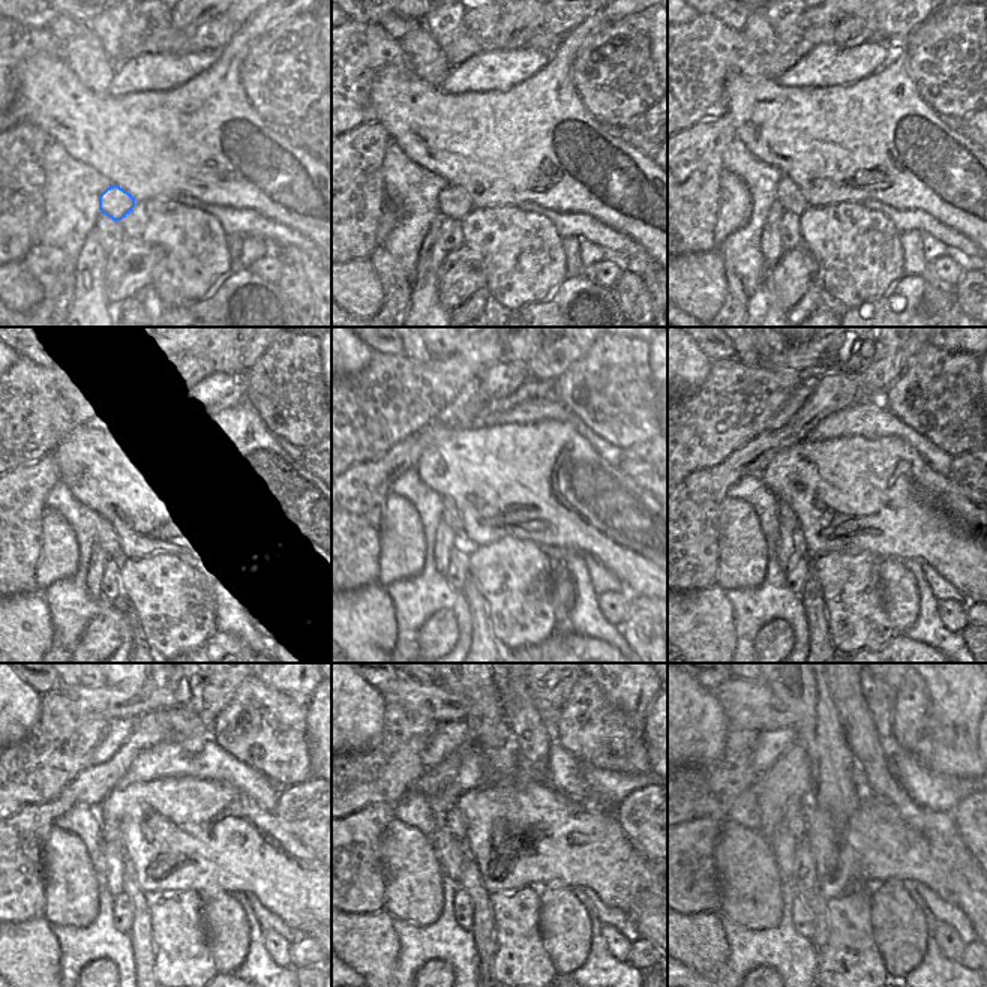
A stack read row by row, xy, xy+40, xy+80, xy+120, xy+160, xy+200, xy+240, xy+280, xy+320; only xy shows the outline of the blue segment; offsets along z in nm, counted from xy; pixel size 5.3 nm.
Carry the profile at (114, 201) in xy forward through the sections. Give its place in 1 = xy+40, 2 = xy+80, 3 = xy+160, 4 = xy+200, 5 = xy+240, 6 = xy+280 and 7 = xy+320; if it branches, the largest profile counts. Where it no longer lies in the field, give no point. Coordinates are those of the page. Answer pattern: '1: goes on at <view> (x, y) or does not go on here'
1: goes on at xy+40 (453, 203)
2: goes on at xy+80 (788, 195)
3: goes on at xy+160 (452, 518)
4: goes on at xy+200 (788, 518)
5: goes on at xy+240 (111, 839)
6: goes on at xy+280 (455, 821)
7: goes on at xy+320 (794, 818)

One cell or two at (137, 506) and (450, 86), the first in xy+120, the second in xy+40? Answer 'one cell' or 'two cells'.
two cells

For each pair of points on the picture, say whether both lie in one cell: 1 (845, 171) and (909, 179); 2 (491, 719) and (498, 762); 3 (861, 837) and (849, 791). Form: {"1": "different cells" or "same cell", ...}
{"1": "same cell", "2": "same cell", "3": "different cells"}

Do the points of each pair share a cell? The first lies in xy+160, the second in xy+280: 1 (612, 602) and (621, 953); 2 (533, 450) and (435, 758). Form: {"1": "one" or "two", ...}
{"1": "one", "2": "two"}

